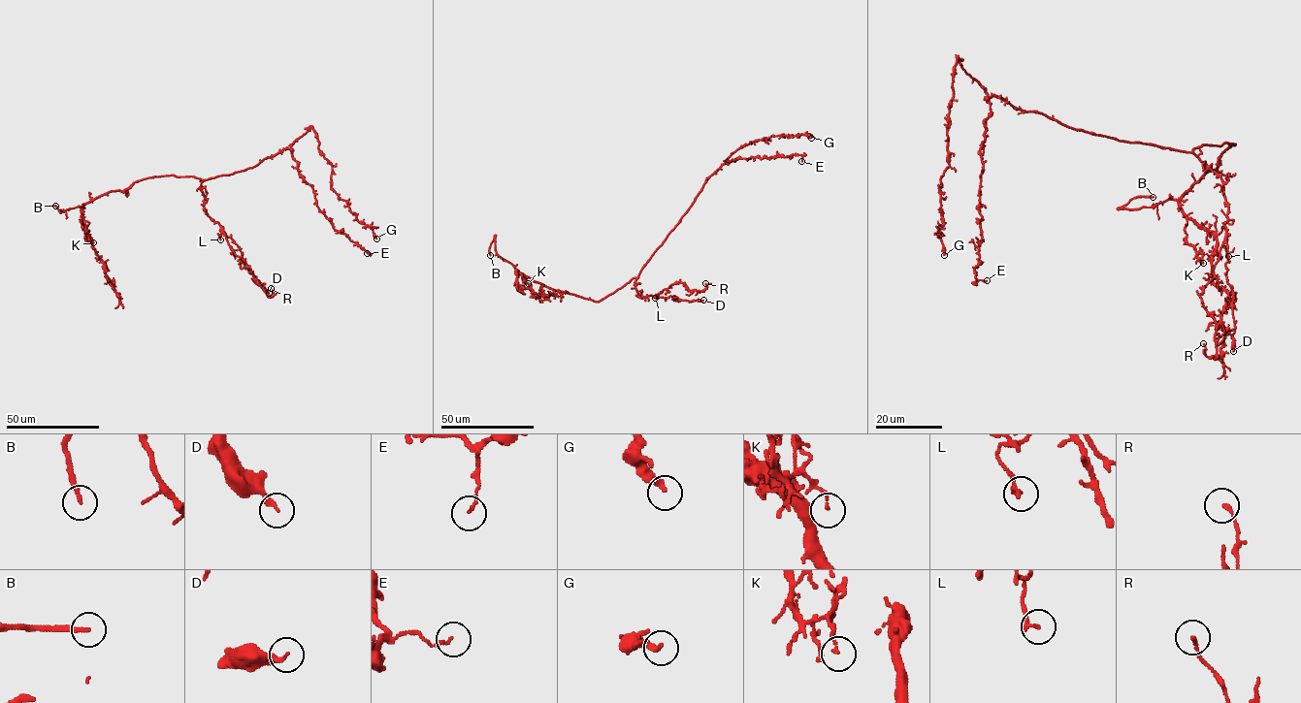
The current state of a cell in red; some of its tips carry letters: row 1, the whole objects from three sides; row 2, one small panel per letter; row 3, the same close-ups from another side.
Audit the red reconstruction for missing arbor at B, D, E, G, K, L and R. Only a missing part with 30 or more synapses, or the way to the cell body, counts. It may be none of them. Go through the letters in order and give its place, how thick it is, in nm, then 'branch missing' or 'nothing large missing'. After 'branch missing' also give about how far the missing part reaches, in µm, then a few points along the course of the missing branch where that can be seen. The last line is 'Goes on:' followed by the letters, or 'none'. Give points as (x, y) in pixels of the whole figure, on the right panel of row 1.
B: (1153, 197) | 200 nm | branch missing | 15 µm
D: (1233, 351) | 200 nm | nothing large missing
E: (987, 280) | 120 nm | nothing large missing
G: (944, 255) | 240 nm | nothing large missing
K: (1203, 263) | 120 nm | nothing large missing
L: (1228, 256) | 190 nm | nothing large missing
R: (1203, 343) | 140 nm | nothing large missing
Goes on: B

